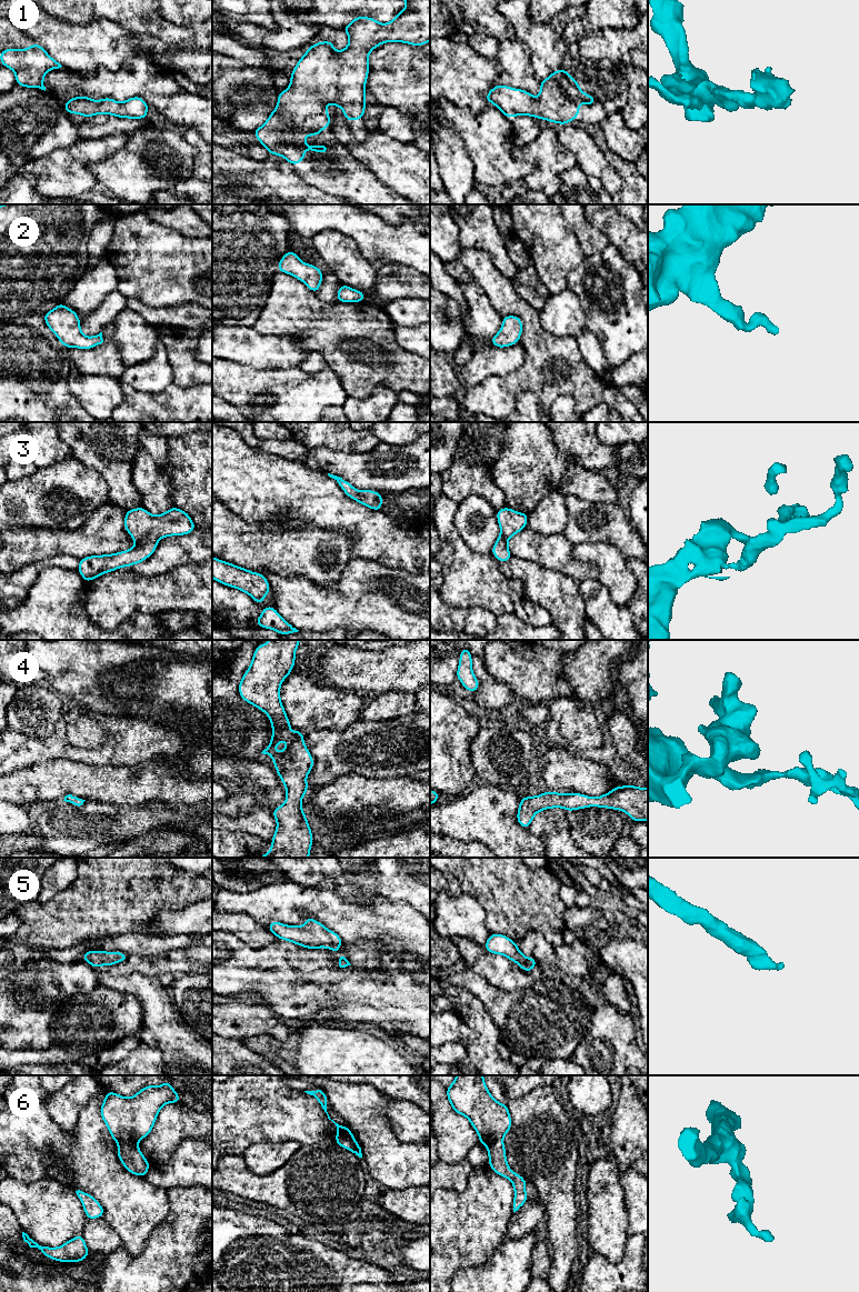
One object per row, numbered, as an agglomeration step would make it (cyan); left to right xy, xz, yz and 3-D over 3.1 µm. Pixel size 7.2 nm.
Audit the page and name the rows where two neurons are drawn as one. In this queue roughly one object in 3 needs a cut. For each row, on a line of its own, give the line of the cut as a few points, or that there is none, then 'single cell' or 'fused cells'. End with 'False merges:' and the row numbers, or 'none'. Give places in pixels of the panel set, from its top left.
1: no cut | single cell
2: no cut | single cell
3: no cut | single cell
4: no cut | single cell
5: no cut | single cell
6: xy (137, 1142), (120, 1142), (118, 1144) | fused cells
False merges: 6

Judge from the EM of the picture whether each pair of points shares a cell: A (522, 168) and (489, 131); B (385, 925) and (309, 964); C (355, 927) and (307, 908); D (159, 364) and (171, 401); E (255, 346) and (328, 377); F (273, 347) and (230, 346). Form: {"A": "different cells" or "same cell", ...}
{"A": "same cell", "B": "different cells", "C": "same cell", "D": "different cells", "E": "different cells", "F": "same cell"}

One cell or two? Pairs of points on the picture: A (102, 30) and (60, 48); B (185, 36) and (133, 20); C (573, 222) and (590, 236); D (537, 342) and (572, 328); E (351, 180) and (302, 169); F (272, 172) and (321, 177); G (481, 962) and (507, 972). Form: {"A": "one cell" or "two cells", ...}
{"A": "one cell", "B": "one cell", "C": "one cell", "D": "two cells", "E": "one cell", "F": "two cells", "G": "one cell"}

